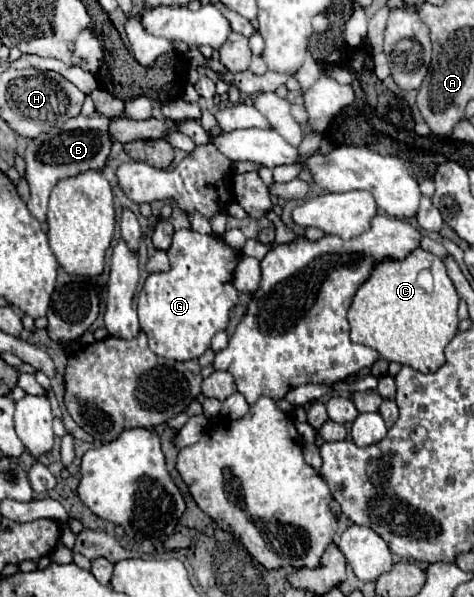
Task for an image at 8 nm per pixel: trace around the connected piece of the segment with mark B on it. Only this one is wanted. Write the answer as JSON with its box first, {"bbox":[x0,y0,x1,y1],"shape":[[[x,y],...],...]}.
{"bbox":[25,112,115,222],"shape":[[[95,112],[93,116],[75,116],[69,118],[59,130],[53,128],[49,132],[43,132],[41,136],[33,138],[25,150],[25,180],[29,182],[31,188],[31,198],[29,198],[29,212],[39,220],[45,222],[45,212],[47,212],[47,200],[53,190],[53,186],[65,178],[79,176],[89,170],[101,172],[107,164],[113,140],[109,132],[109,124],[115,118],[103,116]]]}

